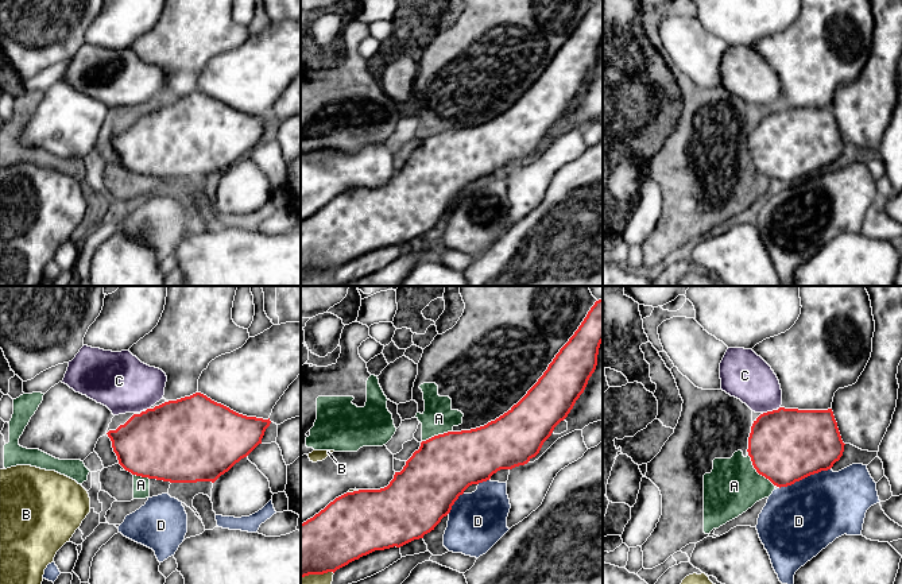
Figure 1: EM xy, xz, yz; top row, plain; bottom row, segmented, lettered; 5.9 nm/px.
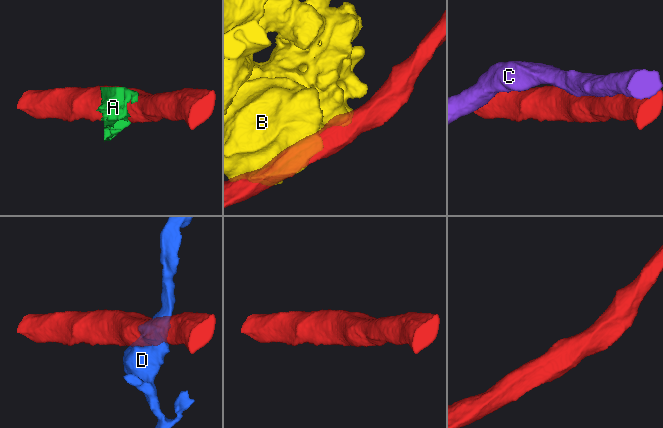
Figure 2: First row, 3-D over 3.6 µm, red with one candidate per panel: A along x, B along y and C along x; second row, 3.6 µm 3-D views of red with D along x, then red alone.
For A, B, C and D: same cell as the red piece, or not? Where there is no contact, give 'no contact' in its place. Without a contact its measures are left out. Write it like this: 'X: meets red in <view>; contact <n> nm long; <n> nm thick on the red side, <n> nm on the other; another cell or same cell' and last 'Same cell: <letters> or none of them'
A: meets red in yz; contact 280 nm long; 440 nm thick on the red side, 320 nm on the other; another cell
B: meets red in xz; contact 200 nm long; 360 nm thick on the red side, 160 nm on the other; another cell
C: meets red in yz; contact 80 nm long; 440 nm thick on the red side, 280 nm on the other; another cell
D: meets red in yz; contact 320 nm long; 440 nm thick on the red side, 440 nm on the other; another cell
Same cell: none of them

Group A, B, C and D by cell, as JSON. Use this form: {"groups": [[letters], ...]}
{"groups": [["A"], ["B"], ["C"], ["D"]]}

